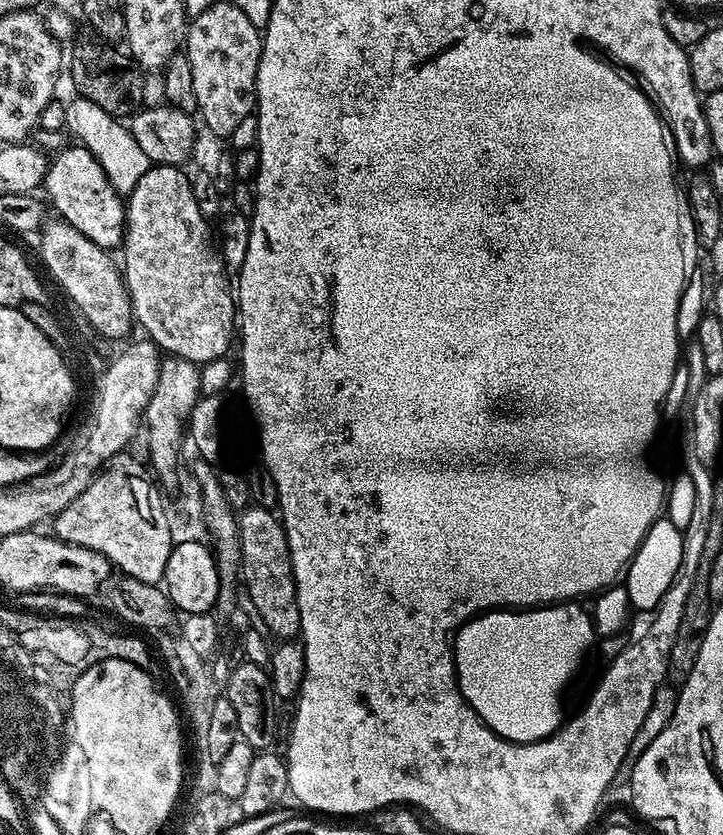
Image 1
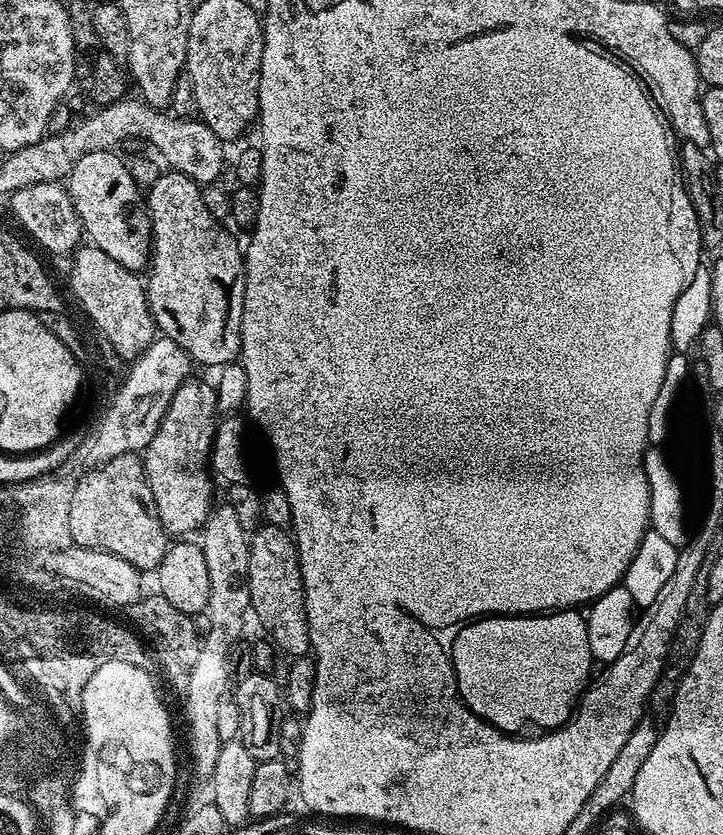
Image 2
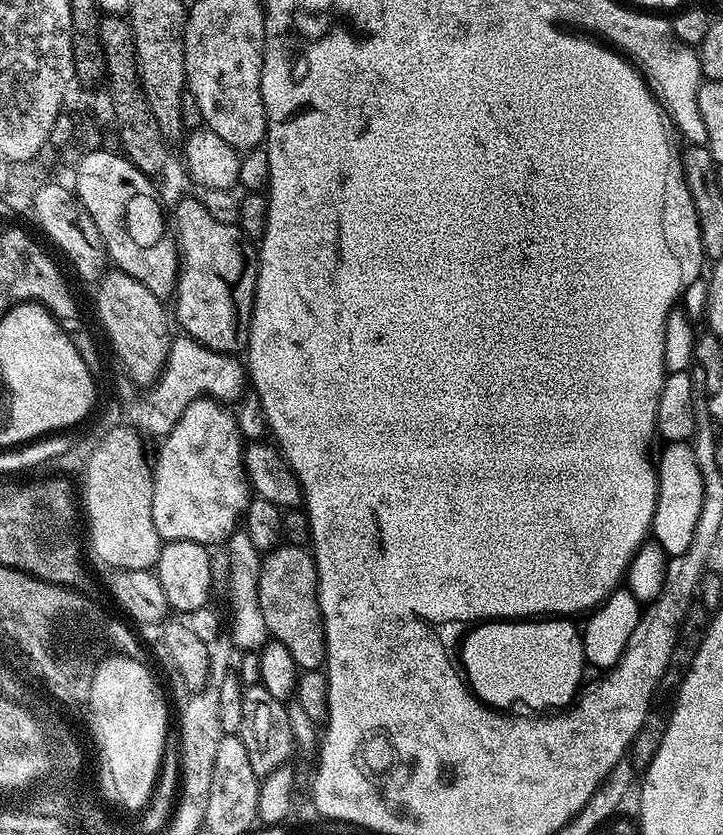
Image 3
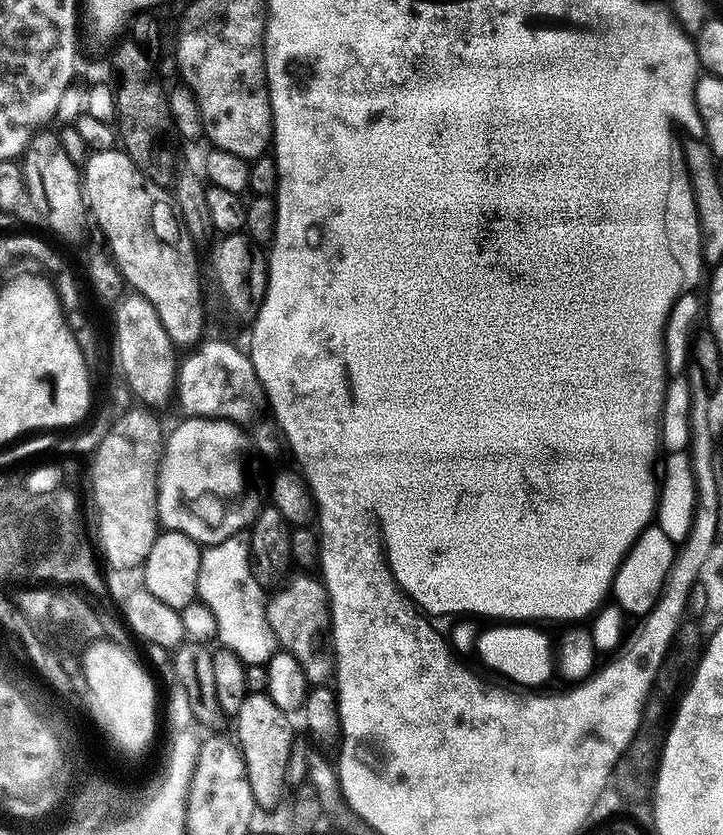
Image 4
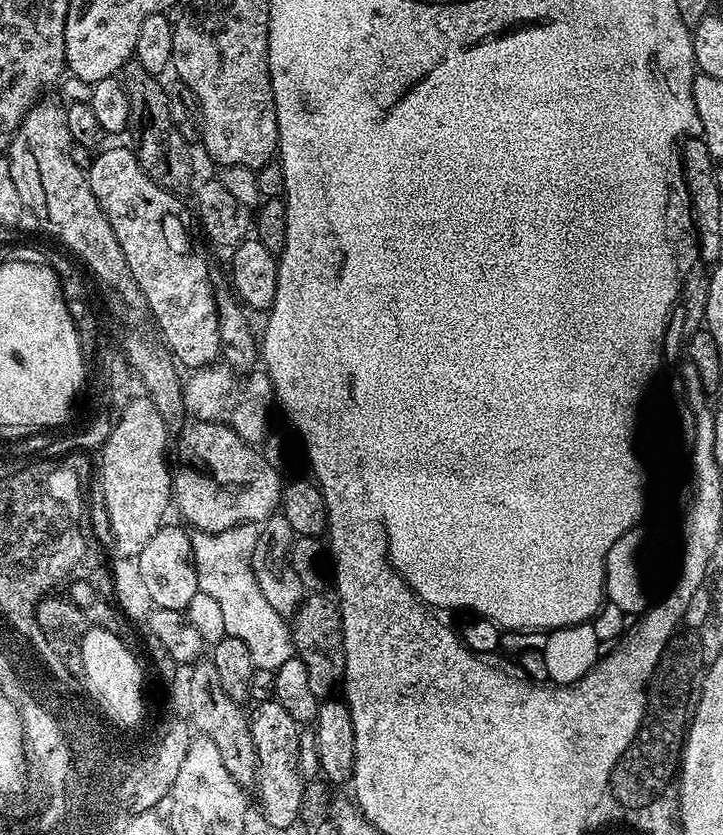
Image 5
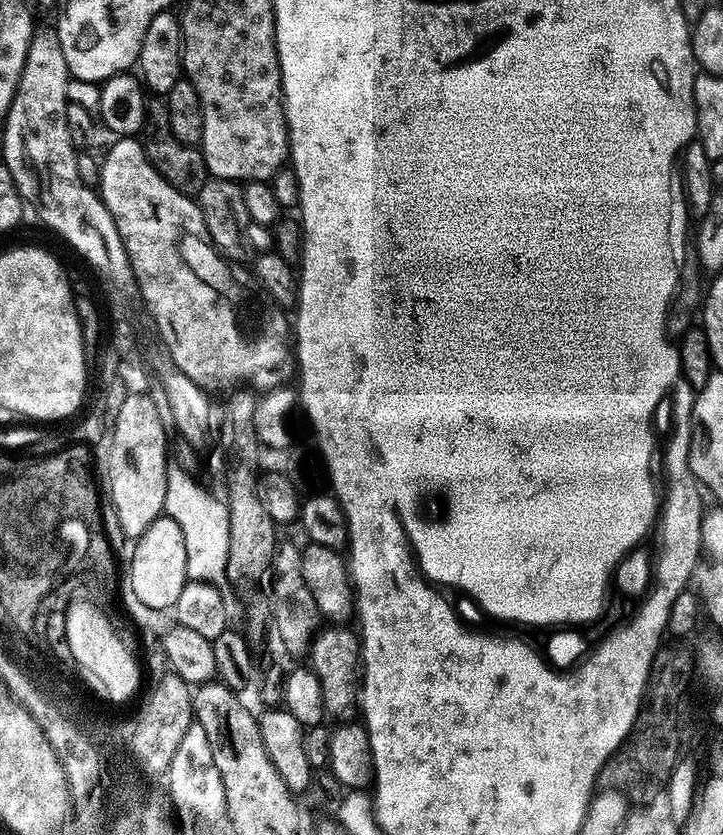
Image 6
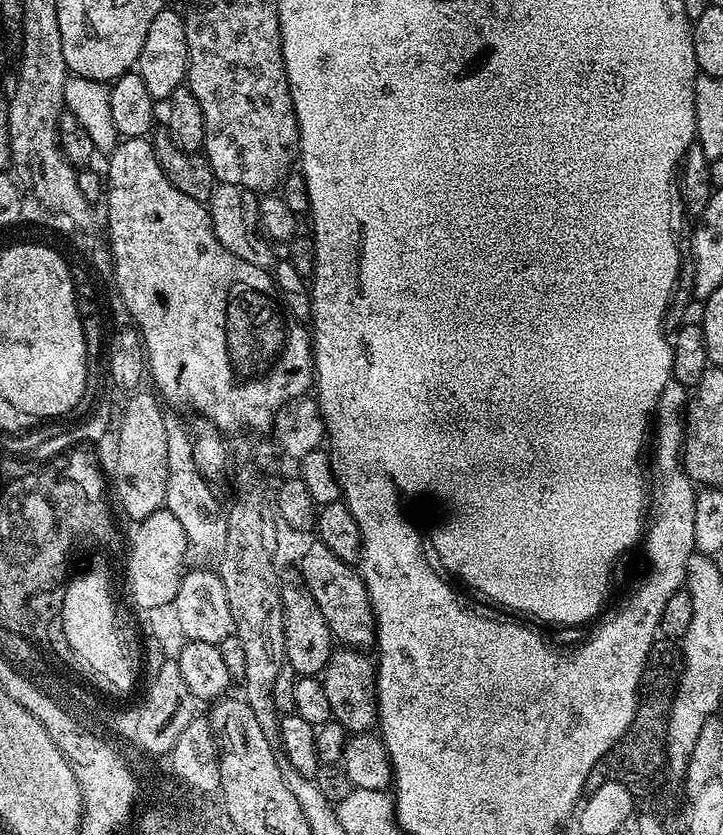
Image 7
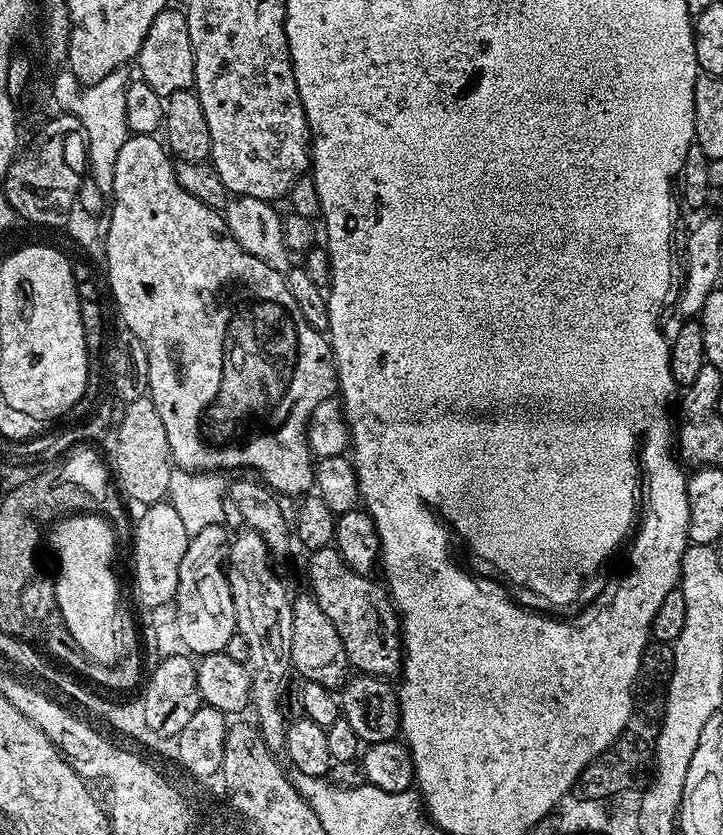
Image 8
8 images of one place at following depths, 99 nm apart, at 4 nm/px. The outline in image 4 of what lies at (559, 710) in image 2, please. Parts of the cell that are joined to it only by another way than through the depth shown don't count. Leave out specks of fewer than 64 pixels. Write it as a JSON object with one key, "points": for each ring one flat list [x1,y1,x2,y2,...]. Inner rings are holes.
{"points":[[466,610,452,620,450,640,453,645,469,644,476,651,477,658,490,671,505,676,509,685,536,690,539,684,546,683,552,674,554,676,554,640,552,642,540,628,543,627,529,622,524,616,500,616,497,612]]}

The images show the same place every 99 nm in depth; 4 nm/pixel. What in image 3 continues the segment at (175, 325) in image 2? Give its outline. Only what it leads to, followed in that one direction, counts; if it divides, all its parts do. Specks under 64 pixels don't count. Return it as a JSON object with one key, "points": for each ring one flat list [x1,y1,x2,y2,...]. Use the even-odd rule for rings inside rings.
{"points":[[190,195,177,199,176,209,170,212,178,253,174,301,179,331,215,352,243,353,252,321,252,299,256,297,257,261,253,249,248,249,249,241,236,224,210,218,203,203]]}

